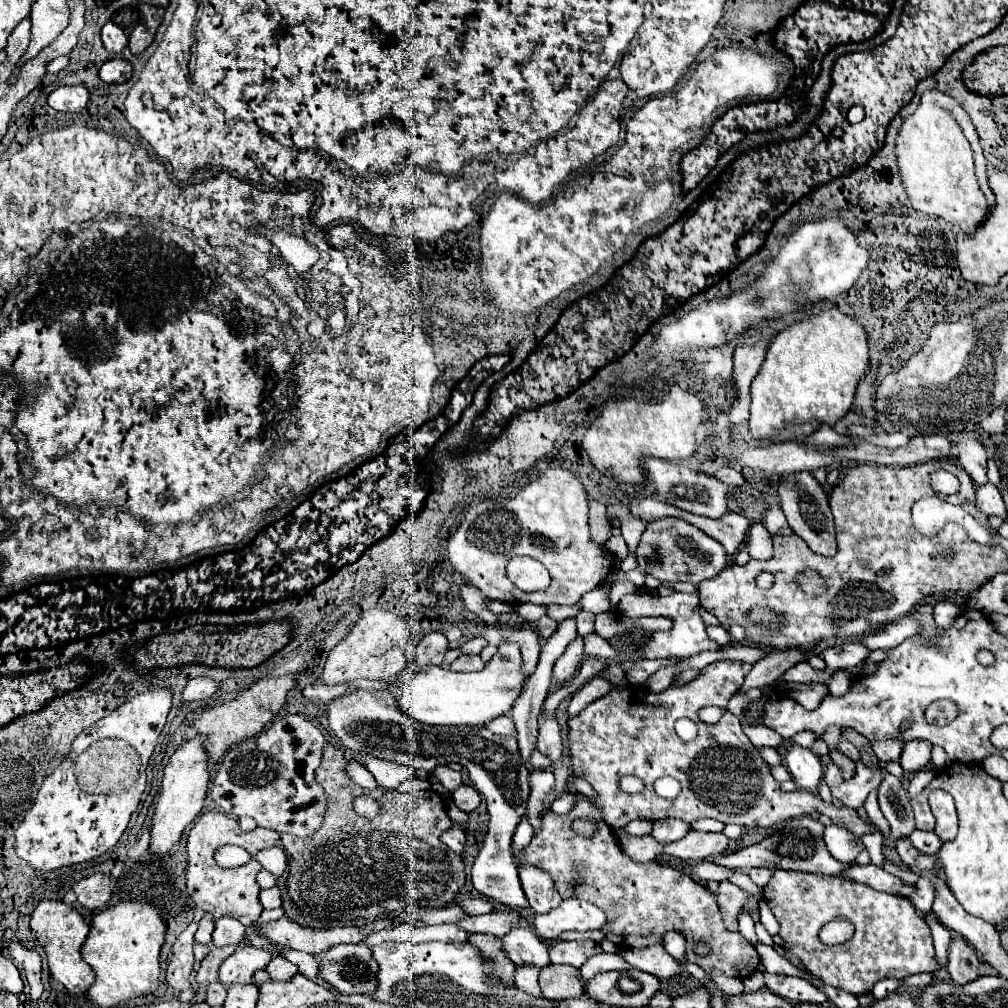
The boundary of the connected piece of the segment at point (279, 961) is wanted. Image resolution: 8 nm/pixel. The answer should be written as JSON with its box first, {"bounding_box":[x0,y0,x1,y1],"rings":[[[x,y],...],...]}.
{"bounding_box":[265,956,297,982],"rings":[[[275,956],[265,970],[269,974],[269,980],[273,980],[273,982],[287,982],[297,974],[297,966],[281,956]]]}

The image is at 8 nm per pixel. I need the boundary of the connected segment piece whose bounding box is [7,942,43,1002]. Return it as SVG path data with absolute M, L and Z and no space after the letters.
M13 942L9 948L9 956L25 970L25 976L31 986L31 1000L37 1002L43 994L43 982L41 982L41 956L35 950L27 950L21 944Z

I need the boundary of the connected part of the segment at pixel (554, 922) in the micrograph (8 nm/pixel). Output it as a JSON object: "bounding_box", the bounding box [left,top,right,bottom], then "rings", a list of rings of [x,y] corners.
{"bounding_box":[533,898,605,940],"rings":[[[567,898],[547,914],[537,914],[533,924],[543,940],[557,940],[565,930],[601,930],[605,926],[605,914],[579,898]]]}

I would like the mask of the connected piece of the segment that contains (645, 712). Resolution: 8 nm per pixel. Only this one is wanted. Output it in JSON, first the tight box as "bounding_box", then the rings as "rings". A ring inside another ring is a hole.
{"bounding_box":[569,660,875,836],"rings":[[[719,660],[713,662],[709,666],[705,666],[703,670],[699,670],[697,678],[693,678],[689,684],[671,684],[667,690],[653,694],[651,690],[647,690],[645,686],[627,686],[623,690],[613,688],[609,694],[605,694],[603,698],[591,702],[585,710],[581,710],[577,716],[569,718],[569,754],[571,754],[571,768],[573,768],[573,776],[587,780],[595,790],[597,790],[597,800],[595,806],[603,812],[605,822],[617,830],[623,828],[625,824],[629,824],[631,820],[663,820],[663,818],[679,818],[687,824],[701,820],[701,818],[715,818],[723,824],[739,824],[739,826],[755,826],[755,828],[769,828],[775,826],[783,820],[789,818],[799,818],[799,816],[807,816],[807,814],[827,814],[833,822],[841,822],[847,826],[847,830],[851,830],[855,836],[865,836],[871,834],[875,830],[875,826],[871,822],[865,822],[859,818],[855,808],[837,808],[833,804],[823,802],[821,796],[815,796],[813,792],[807,790],[795,790],[795,792],[783,792],[779,782],[771,776],[771,768],[767,762],[763,762],[759,750],[749,742],[749,738],[745,736],[745,732],[741,730],[739,718],[733,716],[731,712],[725,710],[725,714],[721,716],[721,720],[717,724],[705,724],[699,720],[697,712],[703,706],[719,706],[719,708],[727,708],[729,698],[739,690],[739,686],[743,686],[743,668],[741,662],[735,660]],[[679,718],[691,718],[697,728],[699,734],[695,740],[691,742],[683,742],[677,734],[675,734],[675,722]],[[625,774],[633,774],[639,776],[645,782],[645,790],[641,794],[625,794],[619,790],[619,778]],[[661,776],[671,776],[675,780],[679,780],[681,784],[681,794],[675,800],[667,800],[667,798],[659,798],[653,790],[653,784],[657,778]]]}

